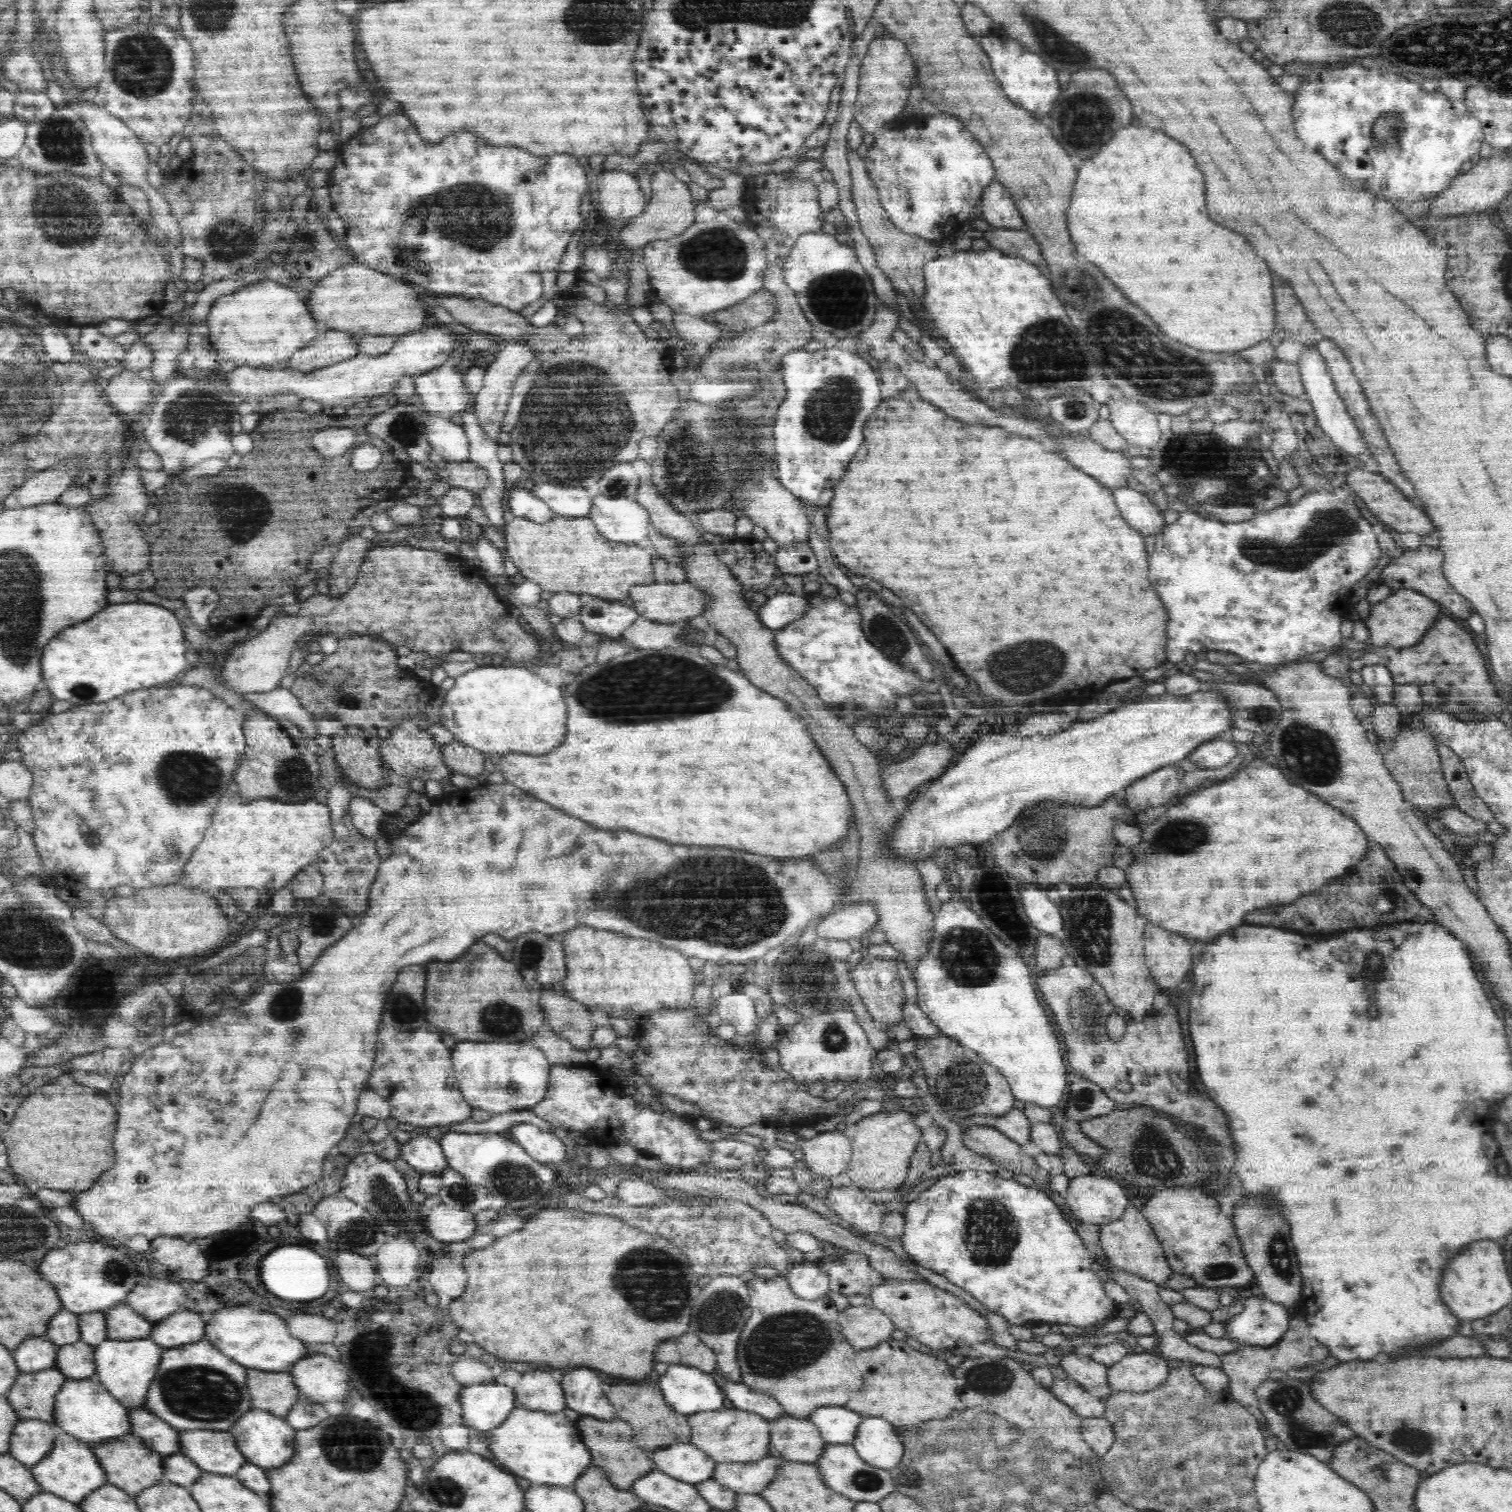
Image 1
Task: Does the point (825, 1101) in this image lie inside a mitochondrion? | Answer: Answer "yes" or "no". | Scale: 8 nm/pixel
no

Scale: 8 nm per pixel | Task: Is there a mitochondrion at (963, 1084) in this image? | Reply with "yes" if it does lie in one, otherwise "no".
yes

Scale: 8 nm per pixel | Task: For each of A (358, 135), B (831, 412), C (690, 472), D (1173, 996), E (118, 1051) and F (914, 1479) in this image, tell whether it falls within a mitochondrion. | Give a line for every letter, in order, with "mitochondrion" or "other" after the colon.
A: other
B: mitochondrion
C: mitochondrion
D: other
E: other
F: mitochondrion

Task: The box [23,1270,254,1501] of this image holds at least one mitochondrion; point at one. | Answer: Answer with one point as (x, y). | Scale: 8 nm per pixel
(201, 1393)

